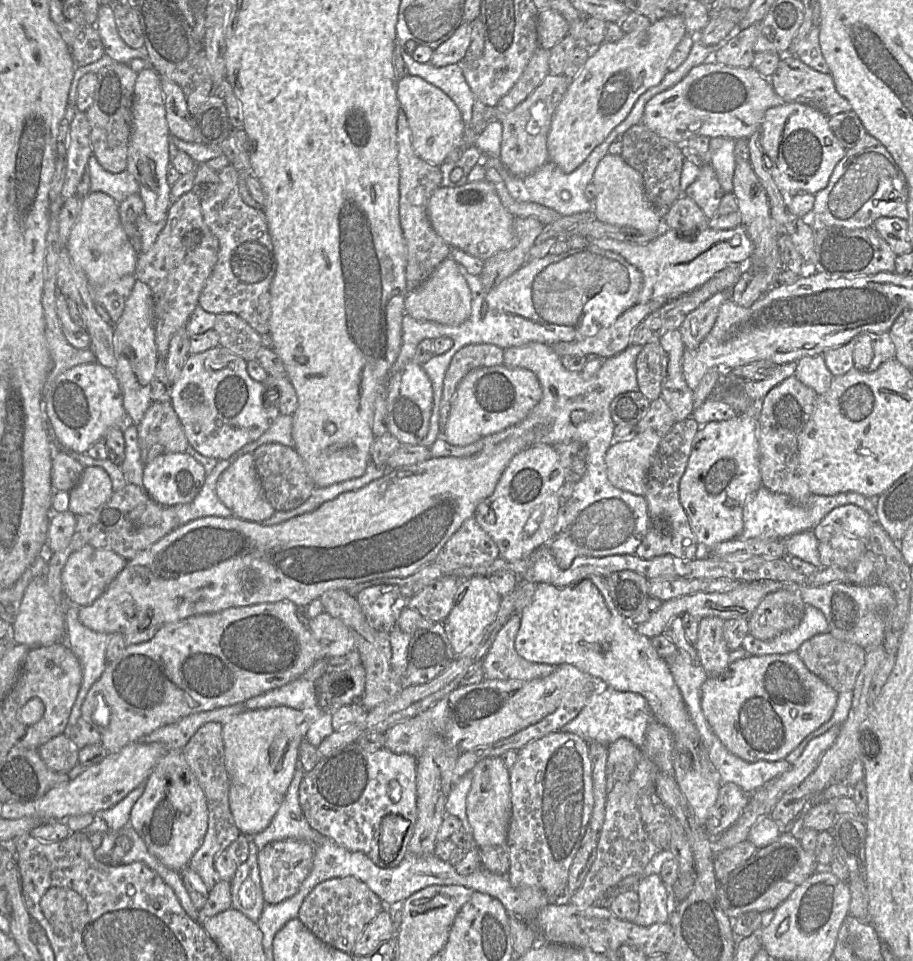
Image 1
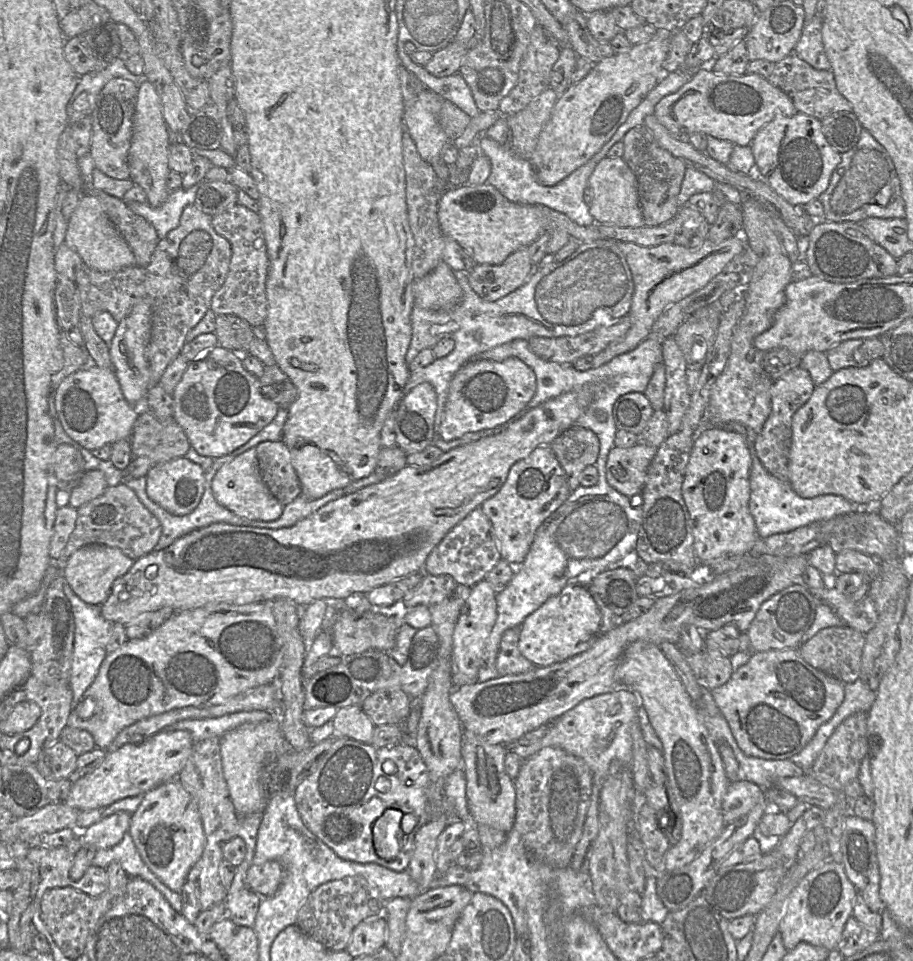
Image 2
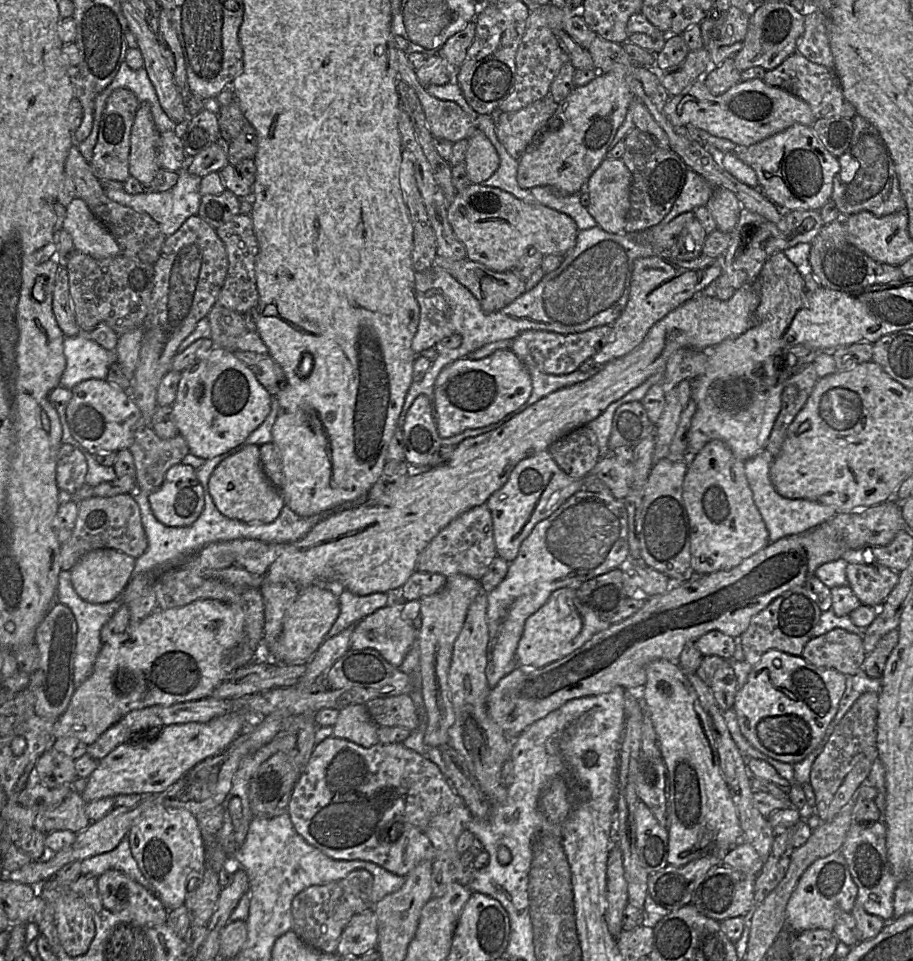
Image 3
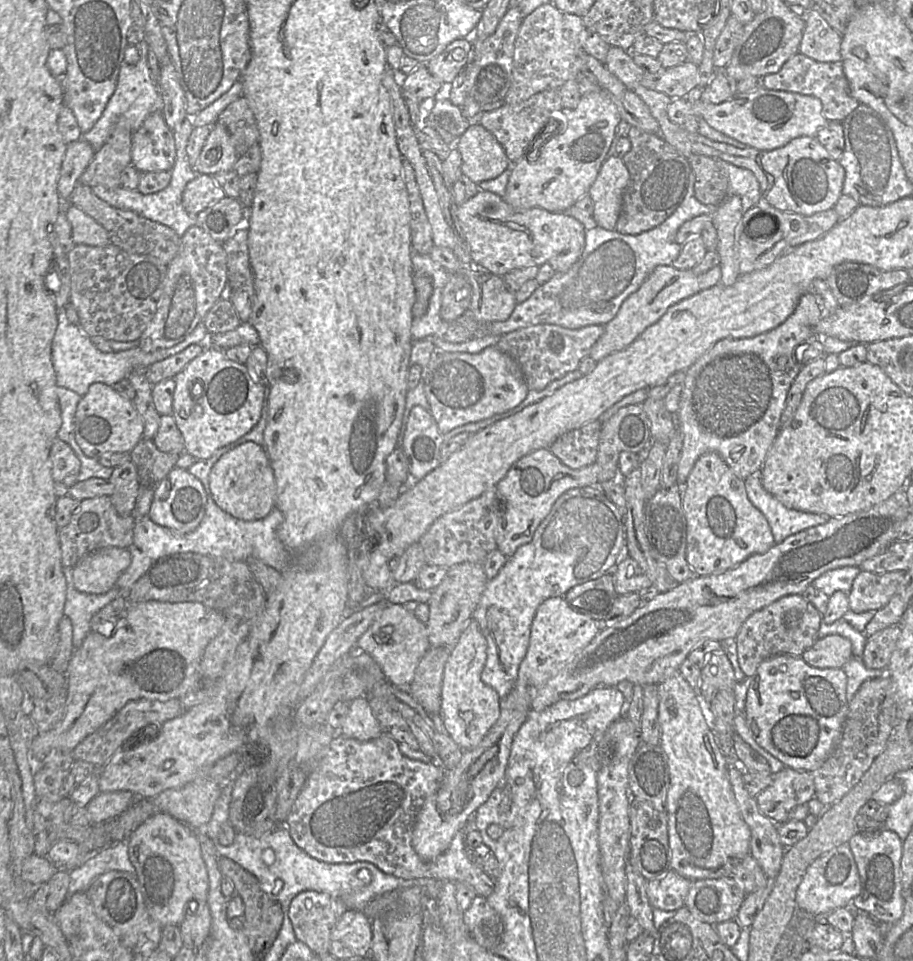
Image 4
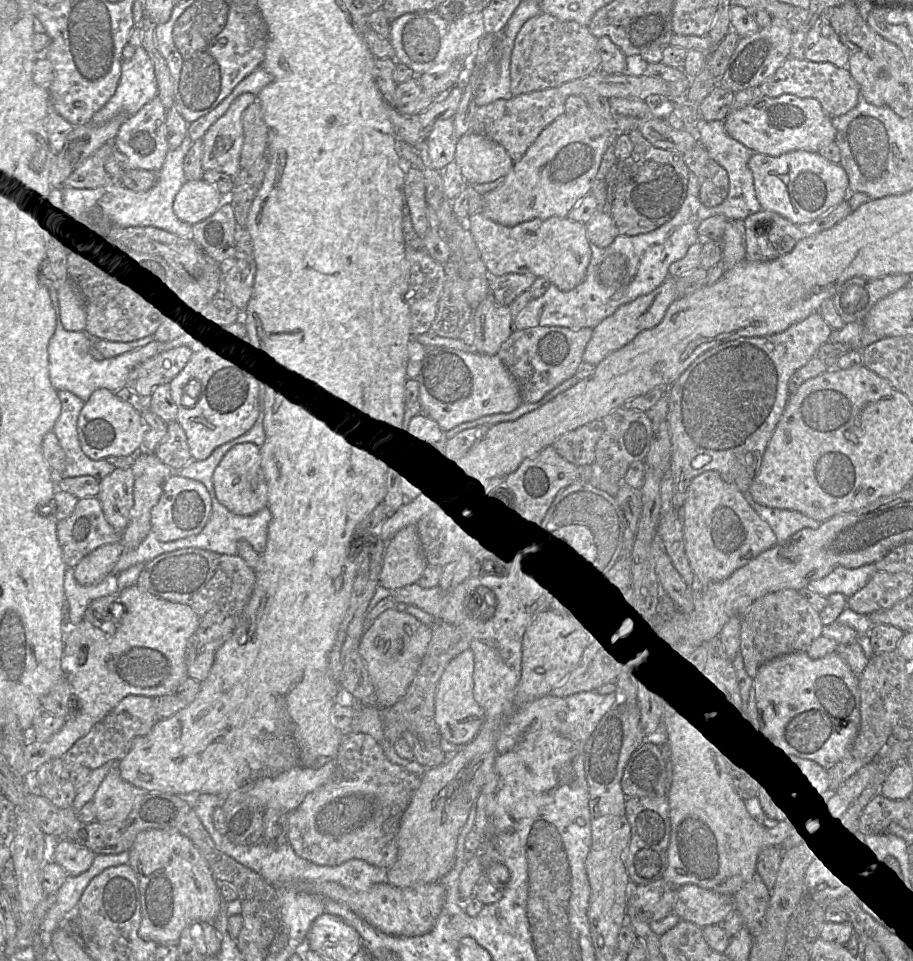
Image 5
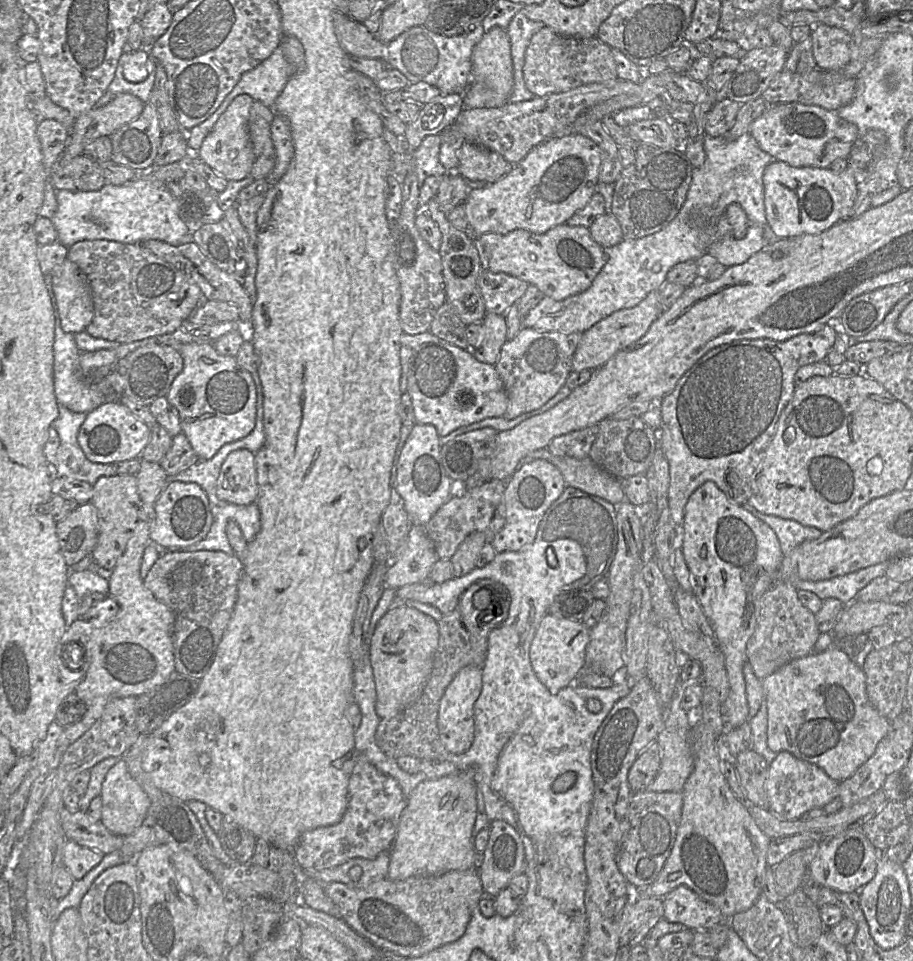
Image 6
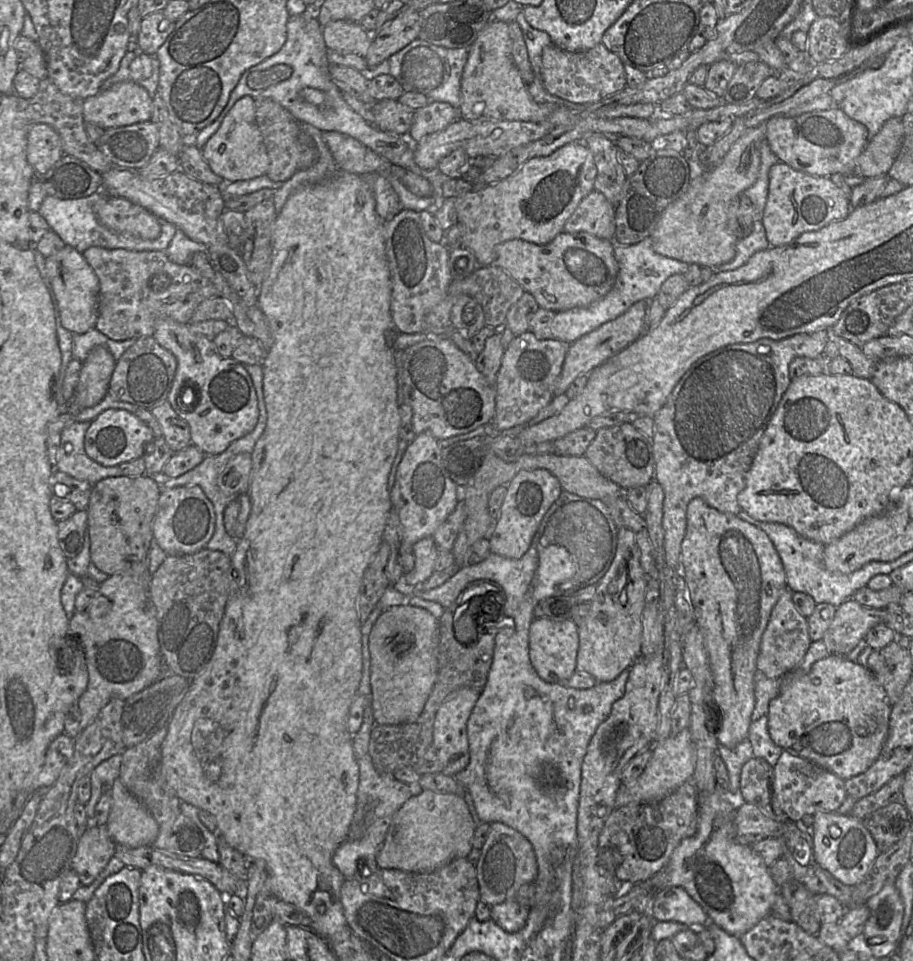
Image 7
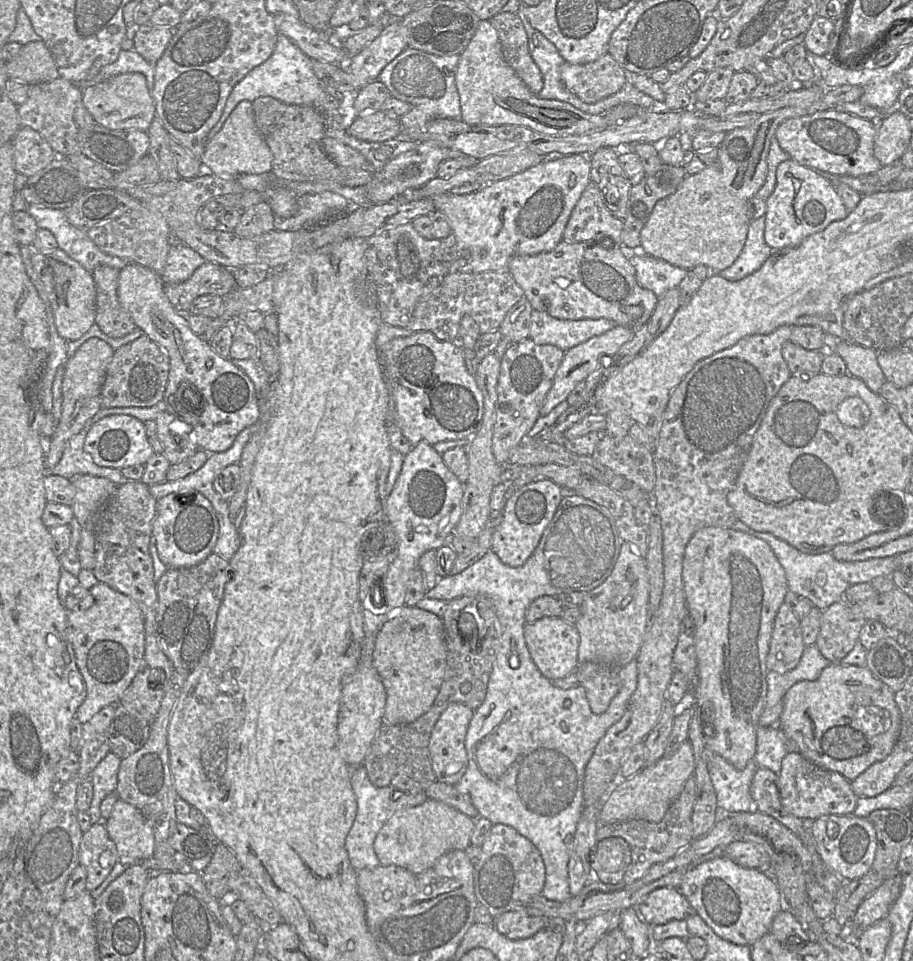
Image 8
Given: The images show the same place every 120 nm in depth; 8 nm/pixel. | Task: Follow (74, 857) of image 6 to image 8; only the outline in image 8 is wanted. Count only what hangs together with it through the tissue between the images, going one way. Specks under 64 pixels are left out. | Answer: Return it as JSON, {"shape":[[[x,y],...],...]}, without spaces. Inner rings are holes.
{"shape":[[[104,822],[92,824],[83,833],[79,848],[79,865],[87,872],[86,891],[100,886],[118,861],[115,843],[109,837]]]}

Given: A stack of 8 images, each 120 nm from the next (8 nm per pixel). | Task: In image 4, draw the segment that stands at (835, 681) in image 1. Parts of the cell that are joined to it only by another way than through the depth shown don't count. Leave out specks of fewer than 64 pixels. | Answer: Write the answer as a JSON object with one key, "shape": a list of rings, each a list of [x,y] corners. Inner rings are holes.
{"shape":[[[830,634],[818,638],[809,649],[801,655],[810,666],[824,668],[842,668],[852,657],[851,642],[840,635]]]}

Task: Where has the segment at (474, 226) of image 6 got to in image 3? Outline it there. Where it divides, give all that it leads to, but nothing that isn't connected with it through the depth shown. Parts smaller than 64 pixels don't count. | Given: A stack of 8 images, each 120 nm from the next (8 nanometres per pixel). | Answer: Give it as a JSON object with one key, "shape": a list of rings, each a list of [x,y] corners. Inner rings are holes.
{"shape":[[[626,70],[598,73],[589,83],[573,88],[568,97],[558,104],[553,116],[561,120],[561,126],[558,129],[543,126],[520,158],[518,185],[523,189],[550,186],[563,195],[581,191],[606,158],[608,147],[634,98],[626,81]]]}

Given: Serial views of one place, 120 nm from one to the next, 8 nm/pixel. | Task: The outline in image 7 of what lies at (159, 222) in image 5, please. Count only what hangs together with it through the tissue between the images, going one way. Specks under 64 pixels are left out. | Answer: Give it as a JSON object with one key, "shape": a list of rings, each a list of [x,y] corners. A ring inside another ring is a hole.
{"shape":[[[99,191],[85,198],[71,200],[46,196],[38,213],[46,220],[50,229],[56,233],[66,245],[71,246],[81,254],[90,247],[100,247],[109,250],[126,249],[136,252],[165,251],[167,249],[177,228],[165,220],[160,220],[161,233],[158,238],[153,240],[137,238],[128,233],[118,234],[102,226],[93,211],[93,206],[101,197],[102,193],[105,192]]]}

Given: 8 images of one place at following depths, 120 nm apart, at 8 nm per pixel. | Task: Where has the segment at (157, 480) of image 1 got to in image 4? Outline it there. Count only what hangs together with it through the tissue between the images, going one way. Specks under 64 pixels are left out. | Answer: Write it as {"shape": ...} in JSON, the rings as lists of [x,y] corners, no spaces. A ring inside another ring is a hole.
{"shape":[[[174,467],[154,489],[153,501],[147,514],[163,527],[187,533],[198,527],[206,511],[207,495],[202,482],[188,469]]]}

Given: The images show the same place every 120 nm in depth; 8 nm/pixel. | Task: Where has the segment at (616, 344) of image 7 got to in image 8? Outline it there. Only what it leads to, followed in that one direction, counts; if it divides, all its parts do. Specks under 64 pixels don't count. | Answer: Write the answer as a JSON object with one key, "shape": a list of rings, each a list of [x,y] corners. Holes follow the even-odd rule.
{"shape":[[[616,325],[606,333],[594,336],[587,341],[567,350],[563,356],[560,366],[556,371],[552,386],[548,391],[544,403],[540,409],[540,416],[547,415],[559,403],[566,400],[575,386],[579,382],[584,381],[600,364],[607,363],[608,359],[613,357],[620,347],[633,337],[634,332],[635,330],[632,328]]]}

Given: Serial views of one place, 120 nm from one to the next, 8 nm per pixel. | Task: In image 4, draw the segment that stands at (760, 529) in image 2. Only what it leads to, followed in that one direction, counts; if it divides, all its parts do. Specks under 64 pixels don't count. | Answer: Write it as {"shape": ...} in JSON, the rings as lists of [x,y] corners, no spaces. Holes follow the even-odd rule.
{"shape":[[[760,472],[751,474],[744,483],[750,502],[766,518],[777,544],[788,536],[810,527],[822,525],[829,519],[825,515],[798,511],[784,506],[763,488]]]}

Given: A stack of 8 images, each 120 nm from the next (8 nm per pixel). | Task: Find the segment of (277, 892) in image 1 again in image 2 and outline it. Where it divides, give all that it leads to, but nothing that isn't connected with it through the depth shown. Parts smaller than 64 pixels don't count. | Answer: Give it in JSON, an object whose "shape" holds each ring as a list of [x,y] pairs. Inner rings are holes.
{"shape":[[[275,860],[260,865],[252,865],[246,874],[246,886],[261,897],[270,897],[279,889],[284,872]]]}

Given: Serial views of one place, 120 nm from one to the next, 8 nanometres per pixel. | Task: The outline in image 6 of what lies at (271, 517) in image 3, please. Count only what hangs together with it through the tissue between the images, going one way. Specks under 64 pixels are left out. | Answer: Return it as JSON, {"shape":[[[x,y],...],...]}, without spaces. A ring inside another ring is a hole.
{"shape":[[[238,449],[227,456],[217,478],[216,494],[220,500],[236,505],[256,502],[258,484],[255,453]]]}

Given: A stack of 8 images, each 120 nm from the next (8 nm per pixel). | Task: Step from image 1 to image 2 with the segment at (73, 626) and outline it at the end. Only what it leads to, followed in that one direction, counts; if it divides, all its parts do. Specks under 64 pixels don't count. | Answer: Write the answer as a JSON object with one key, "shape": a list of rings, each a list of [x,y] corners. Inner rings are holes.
{"shape":[[[65,578],[63,590],[71,604],[75,622],[73,656],[70,675],[70,687],[73,692],[70,709],[71,712],[76,710],[76,706],[80,698],[93,683],[99,672],[101,663],[107,655],[106,645],[109,641],[114,623],[106,620],[101,615],[100,606],[87,604],[82,601],[71,589]]]}

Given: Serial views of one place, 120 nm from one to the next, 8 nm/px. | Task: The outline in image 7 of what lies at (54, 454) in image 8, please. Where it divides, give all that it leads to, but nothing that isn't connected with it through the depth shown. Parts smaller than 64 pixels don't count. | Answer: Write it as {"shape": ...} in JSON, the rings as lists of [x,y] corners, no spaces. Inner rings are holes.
{"shape":[[[95,346],[82,362],[73,401],[63,410],[84,410],[93,407],[107,395],[116,361],[111,352]]]}

